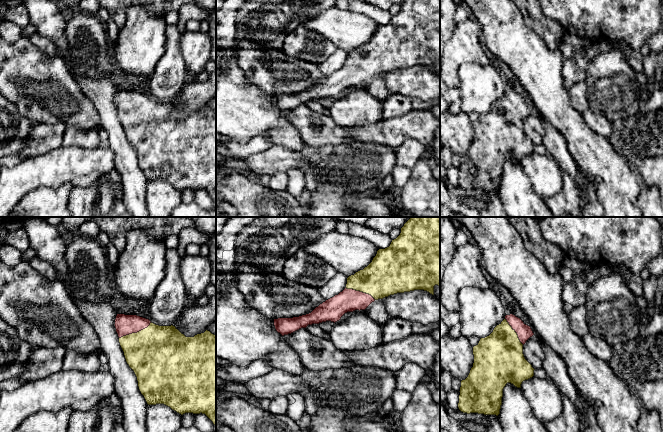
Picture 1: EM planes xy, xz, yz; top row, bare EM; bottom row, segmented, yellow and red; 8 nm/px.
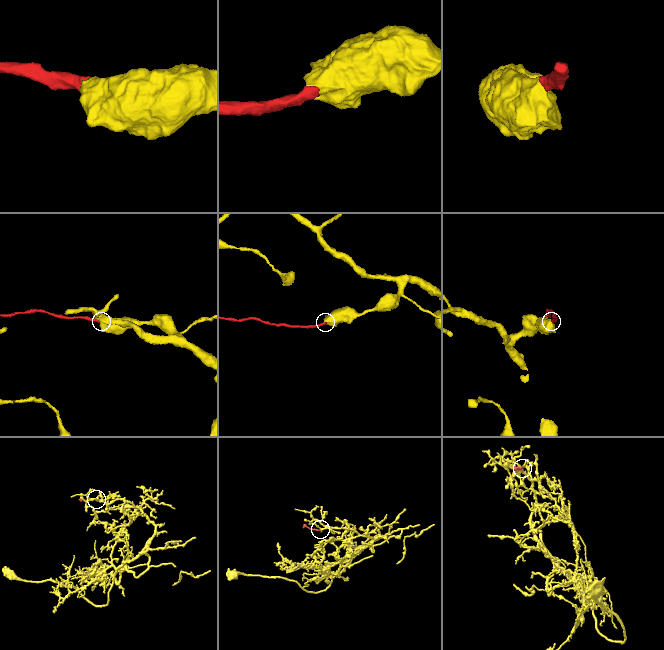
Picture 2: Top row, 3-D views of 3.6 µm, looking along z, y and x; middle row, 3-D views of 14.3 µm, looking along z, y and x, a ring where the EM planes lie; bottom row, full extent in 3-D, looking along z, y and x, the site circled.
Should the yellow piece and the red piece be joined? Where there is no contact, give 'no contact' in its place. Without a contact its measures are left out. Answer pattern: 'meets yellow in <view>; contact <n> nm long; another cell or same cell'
meets yellow in xy; contact 300 nm long; same cell

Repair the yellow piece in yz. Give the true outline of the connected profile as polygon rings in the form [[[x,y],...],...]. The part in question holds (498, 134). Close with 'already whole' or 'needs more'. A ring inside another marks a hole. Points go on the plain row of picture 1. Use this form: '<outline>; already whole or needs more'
[[[513,90],[506,91],[493,108],[473,123],[474,139],[468,153],[461,157],[458,184],[463,189],[500,190],[503,165],[507,159],[521,164],[523,157],[534,152],[534,144],[525,135],[523,121],[534,111],[530,102]]]; needs more

